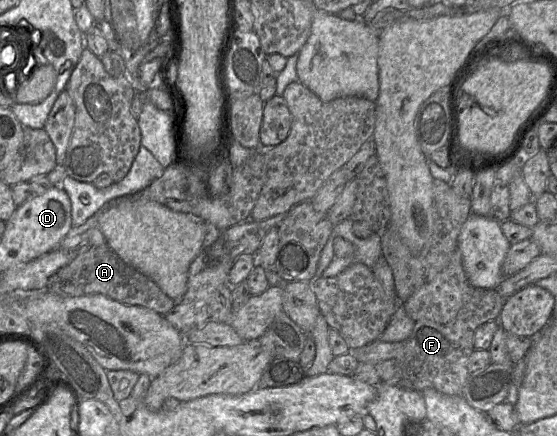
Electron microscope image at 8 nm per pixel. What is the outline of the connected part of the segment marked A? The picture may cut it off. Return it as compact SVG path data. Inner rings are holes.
M107 244L92 246L77 255L59 270L46 287L47 291L62 297L102 294L123 304L149 308L166 315L176 305L150 278L127 265Z

